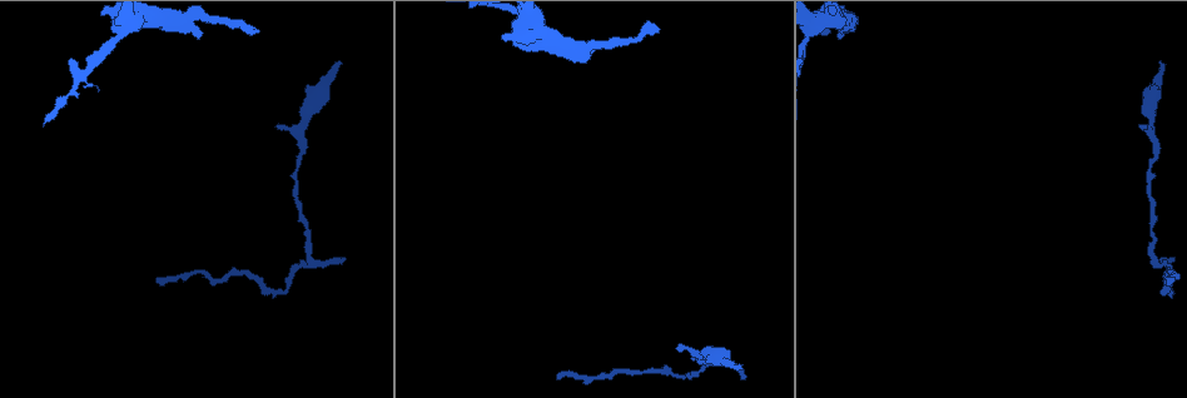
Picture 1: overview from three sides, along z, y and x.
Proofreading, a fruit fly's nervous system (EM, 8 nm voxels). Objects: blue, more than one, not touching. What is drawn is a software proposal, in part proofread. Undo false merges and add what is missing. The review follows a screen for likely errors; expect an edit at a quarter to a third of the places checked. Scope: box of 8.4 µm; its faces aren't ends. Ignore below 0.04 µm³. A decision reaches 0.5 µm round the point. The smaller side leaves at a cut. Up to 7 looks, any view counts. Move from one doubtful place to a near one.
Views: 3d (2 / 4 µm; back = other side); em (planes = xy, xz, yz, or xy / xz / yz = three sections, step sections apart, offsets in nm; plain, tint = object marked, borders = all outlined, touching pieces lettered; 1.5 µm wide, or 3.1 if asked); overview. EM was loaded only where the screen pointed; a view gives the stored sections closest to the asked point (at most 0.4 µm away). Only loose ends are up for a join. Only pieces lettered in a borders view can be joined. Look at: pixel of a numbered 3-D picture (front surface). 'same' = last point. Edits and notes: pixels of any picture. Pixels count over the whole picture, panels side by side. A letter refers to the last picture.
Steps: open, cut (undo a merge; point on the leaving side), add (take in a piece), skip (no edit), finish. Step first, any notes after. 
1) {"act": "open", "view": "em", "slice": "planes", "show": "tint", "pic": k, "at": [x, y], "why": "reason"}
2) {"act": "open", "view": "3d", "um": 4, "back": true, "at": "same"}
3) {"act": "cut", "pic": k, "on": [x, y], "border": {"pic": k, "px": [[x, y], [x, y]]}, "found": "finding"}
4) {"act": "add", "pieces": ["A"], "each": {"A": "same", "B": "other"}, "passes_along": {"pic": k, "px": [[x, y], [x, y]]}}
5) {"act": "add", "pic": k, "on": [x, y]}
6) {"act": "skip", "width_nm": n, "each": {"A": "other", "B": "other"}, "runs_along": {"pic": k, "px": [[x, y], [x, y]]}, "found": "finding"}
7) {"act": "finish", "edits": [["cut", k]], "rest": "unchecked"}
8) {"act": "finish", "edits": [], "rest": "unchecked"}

{"act": "open", "view": "em", "slice": "xy", "step": 8, "show": "tint", "pic": 1, "at": [825, 29], "why": "branch stops here"}

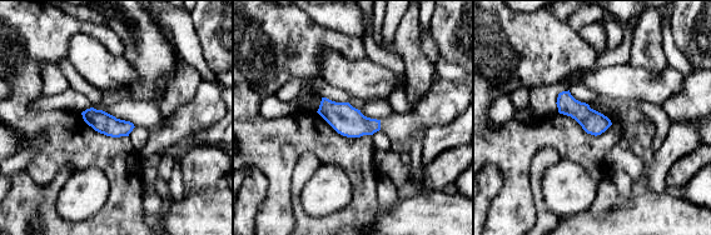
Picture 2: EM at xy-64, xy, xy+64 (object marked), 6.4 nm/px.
{"act": "open", "view": "em", "slice": "planes", "show": "borders", "at": "same", "why": "cut it another way"}

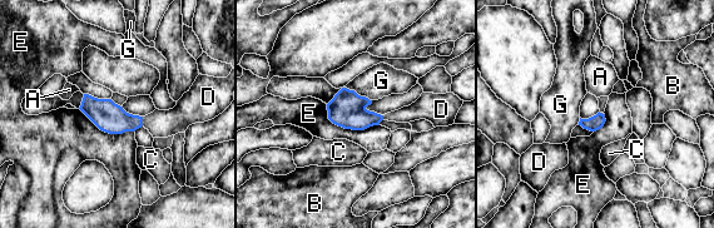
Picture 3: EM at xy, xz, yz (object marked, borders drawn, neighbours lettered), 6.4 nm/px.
{"act": "add", "pieces": ["D"], "longest_contact_nm": ["E", 380], "each": {"A": "other", "B": "other", "C": "other", "D": "same", "E": "other", "G": "other"}, "passes_along": {"pic": 3, "px": [[109, 117], [142, 122], [160, 123]]}, "found": "it goes on there"}

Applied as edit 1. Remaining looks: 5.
{"act": "open", "view": "overview"}

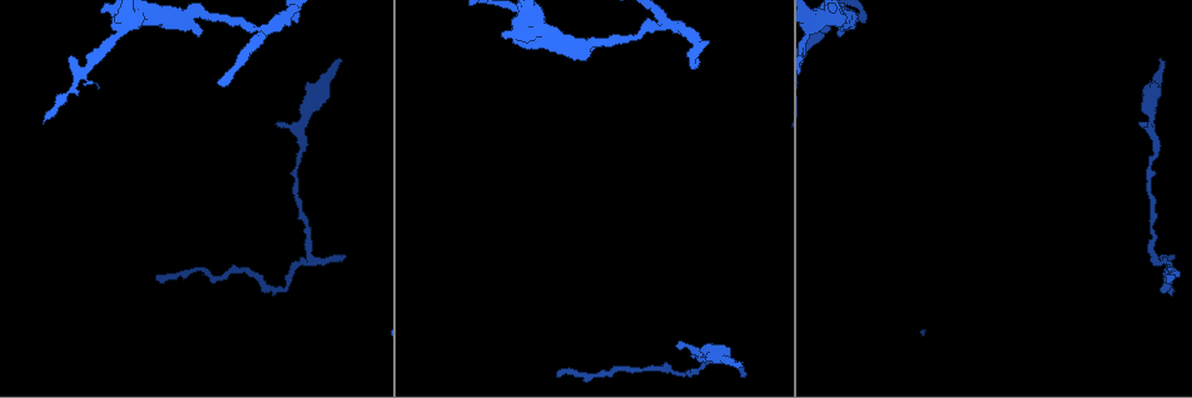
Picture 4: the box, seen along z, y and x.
{"act": "open", "view": "em", "slice": "xy", "step": 8, "show": "borders", "pic": 4, "at": [338, 60], "why": "thin end"}

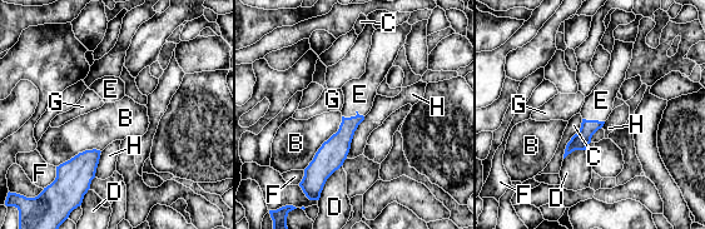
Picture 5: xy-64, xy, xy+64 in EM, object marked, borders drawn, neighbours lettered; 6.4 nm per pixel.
{"act": "open", "view": "em", "slice": "planes", "show": "borders", "at": "same", "why": "cut it another way"}

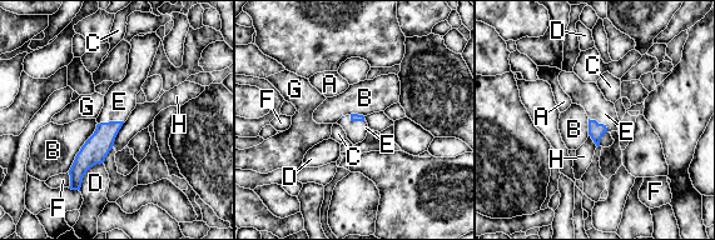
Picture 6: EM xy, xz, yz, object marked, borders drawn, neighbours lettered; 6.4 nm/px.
{"act": "add", "pieces": ["E"], "each": {"A": "other", "B": "other", "C": "other", "D": "other", "E": "same", "F": "other", "G": "other", "H": "other"}, "found": "the neuron continues"}

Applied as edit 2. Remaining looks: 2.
{"act": "open", "view": "em", "slice": "planes", "show": "tint", "pic": 4, "at": [1171, 256], "why": "tapers out"}

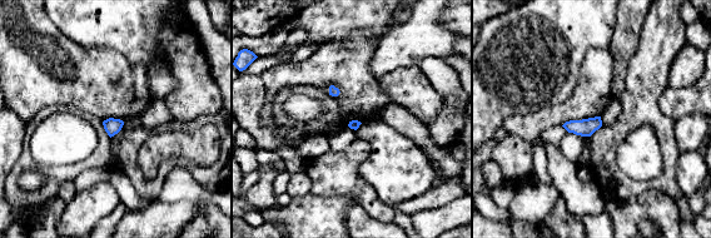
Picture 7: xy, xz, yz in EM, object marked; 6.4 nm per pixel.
{"act": "open", "view": "em", "slice": "planes", "show": "borders", "at": "same", "why": "what lies round it"}

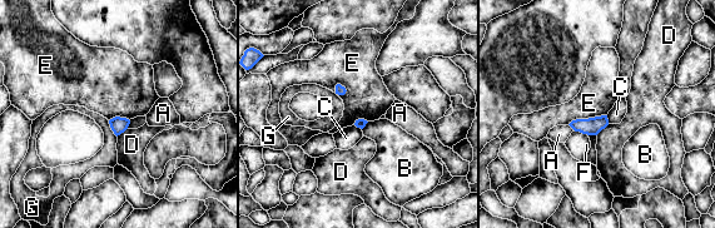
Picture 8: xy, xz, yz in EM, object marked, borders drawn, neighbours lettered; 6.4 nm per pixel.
{"act": "skip", "each": {"A": "other", "B": "other", "C": "other", "D": "other", "E": "other", "F": "other", "G": "other"}, "border": {"pic": 8, "px": [[606, 114], [576, 118], [567, 124]]}, "found": "no lettered piece goes on from it"}

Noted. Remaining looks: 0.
{"act": "finish", "edits": [["add", 3], ["add", 6]], "rest": "unchecked"}

